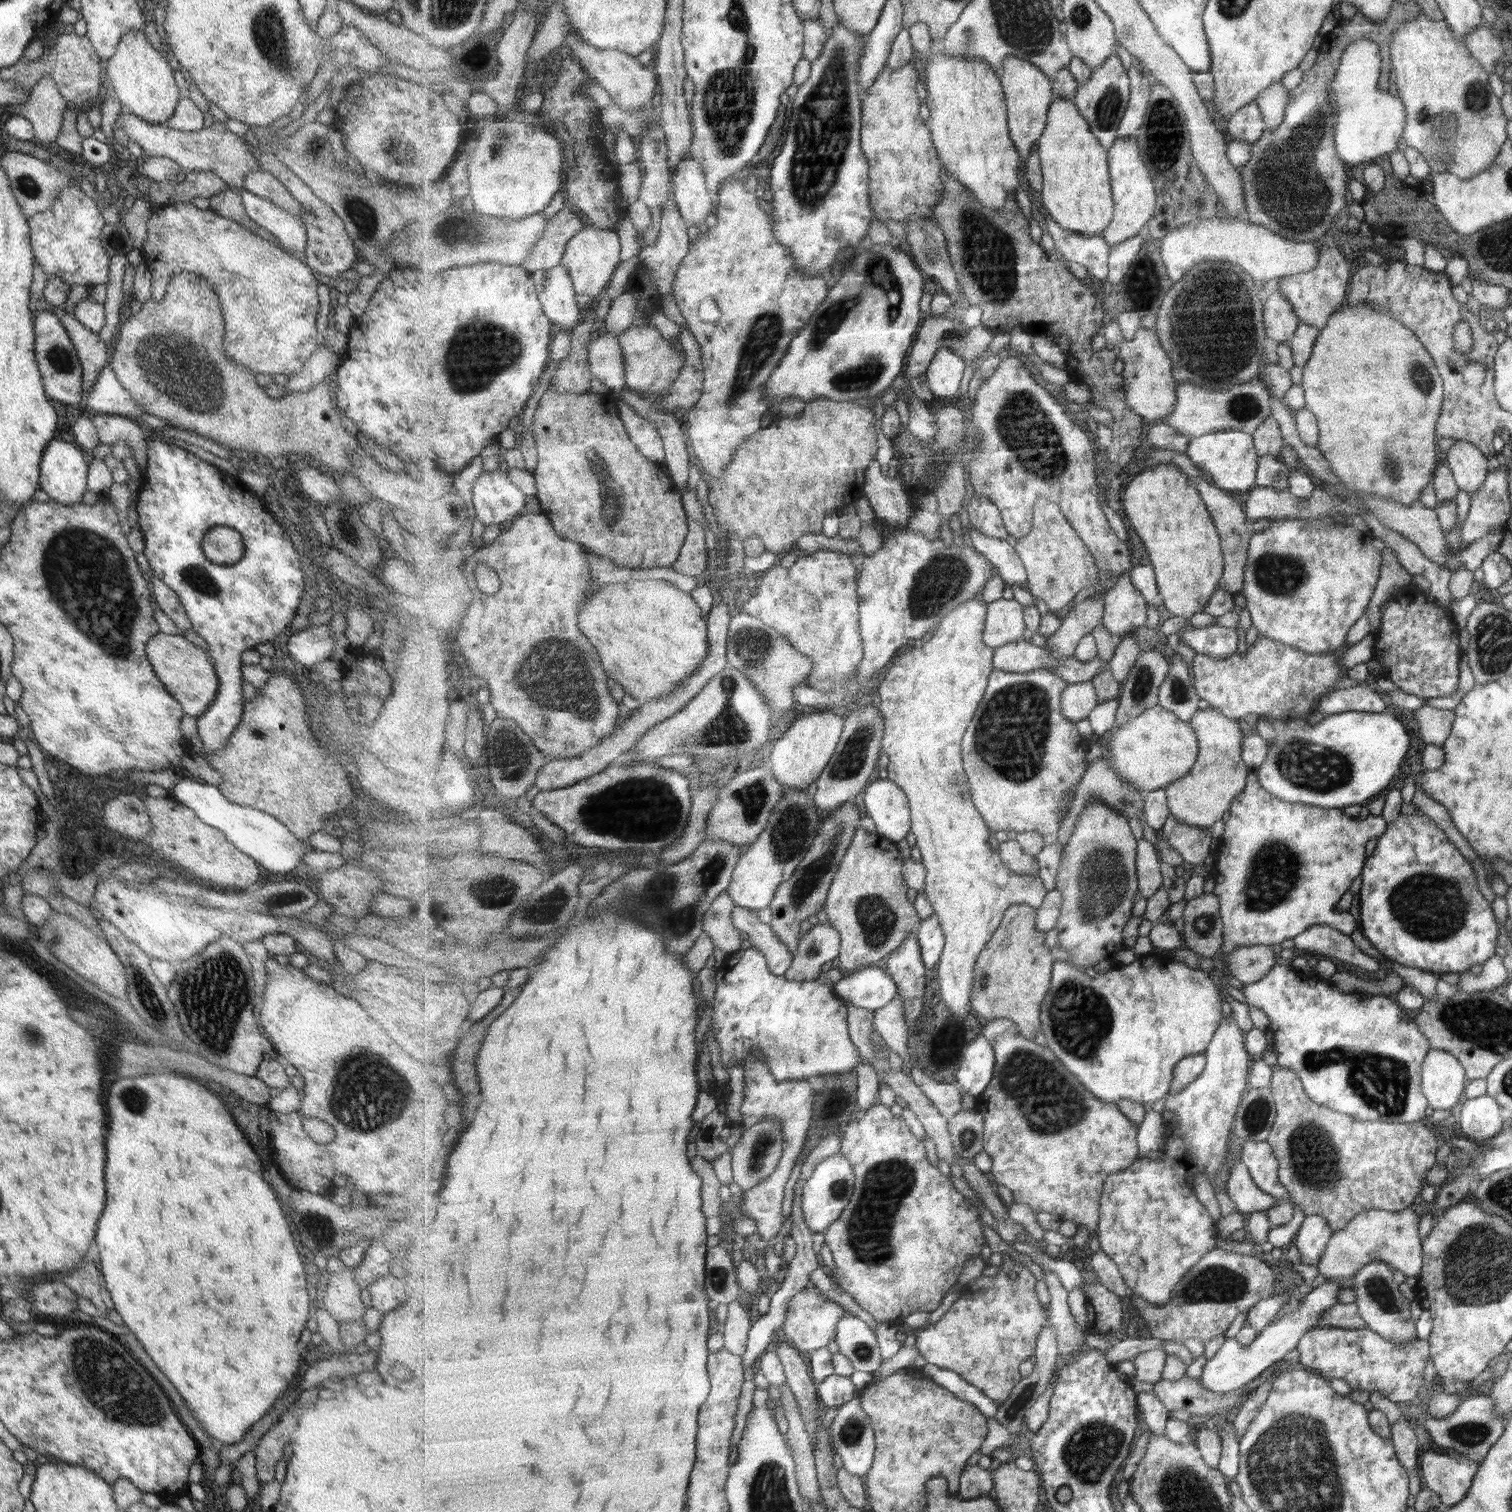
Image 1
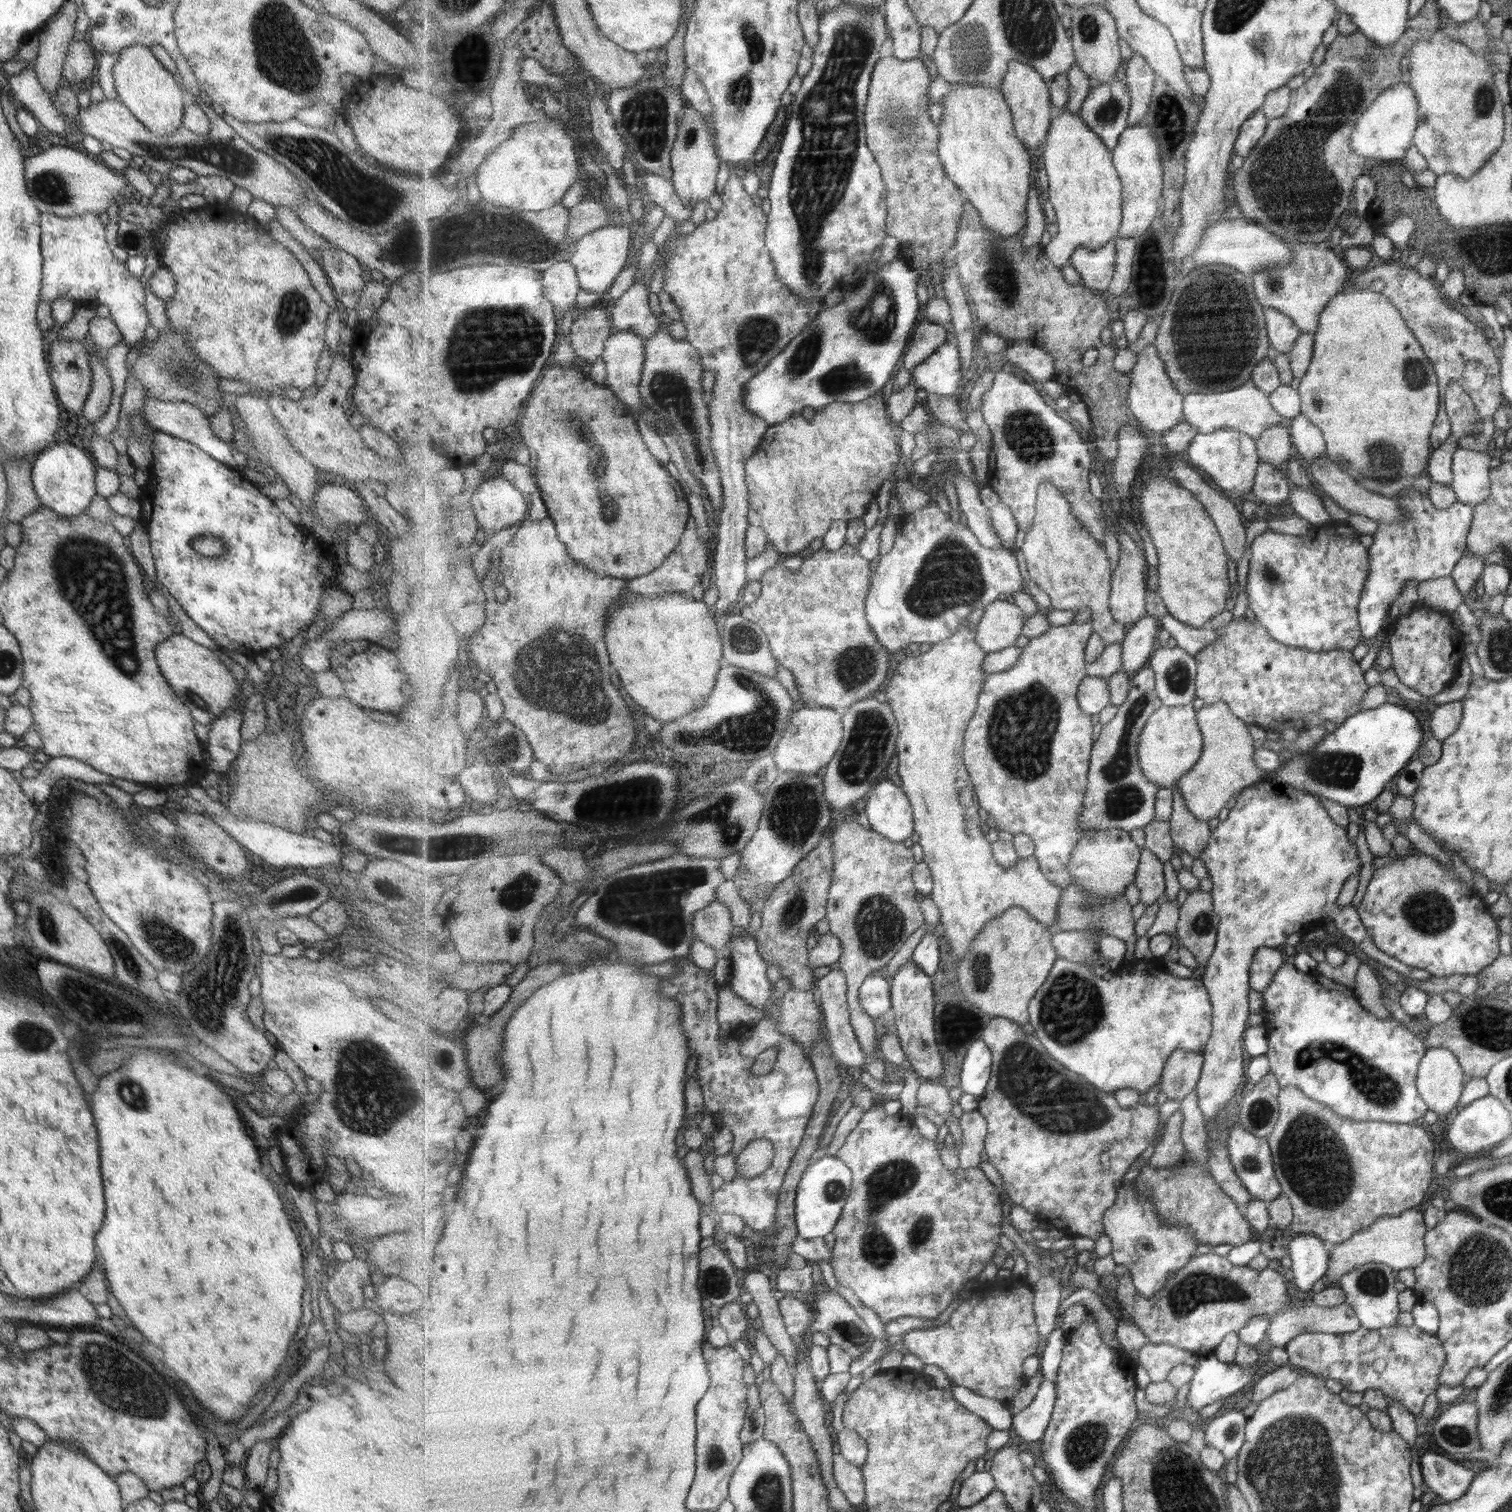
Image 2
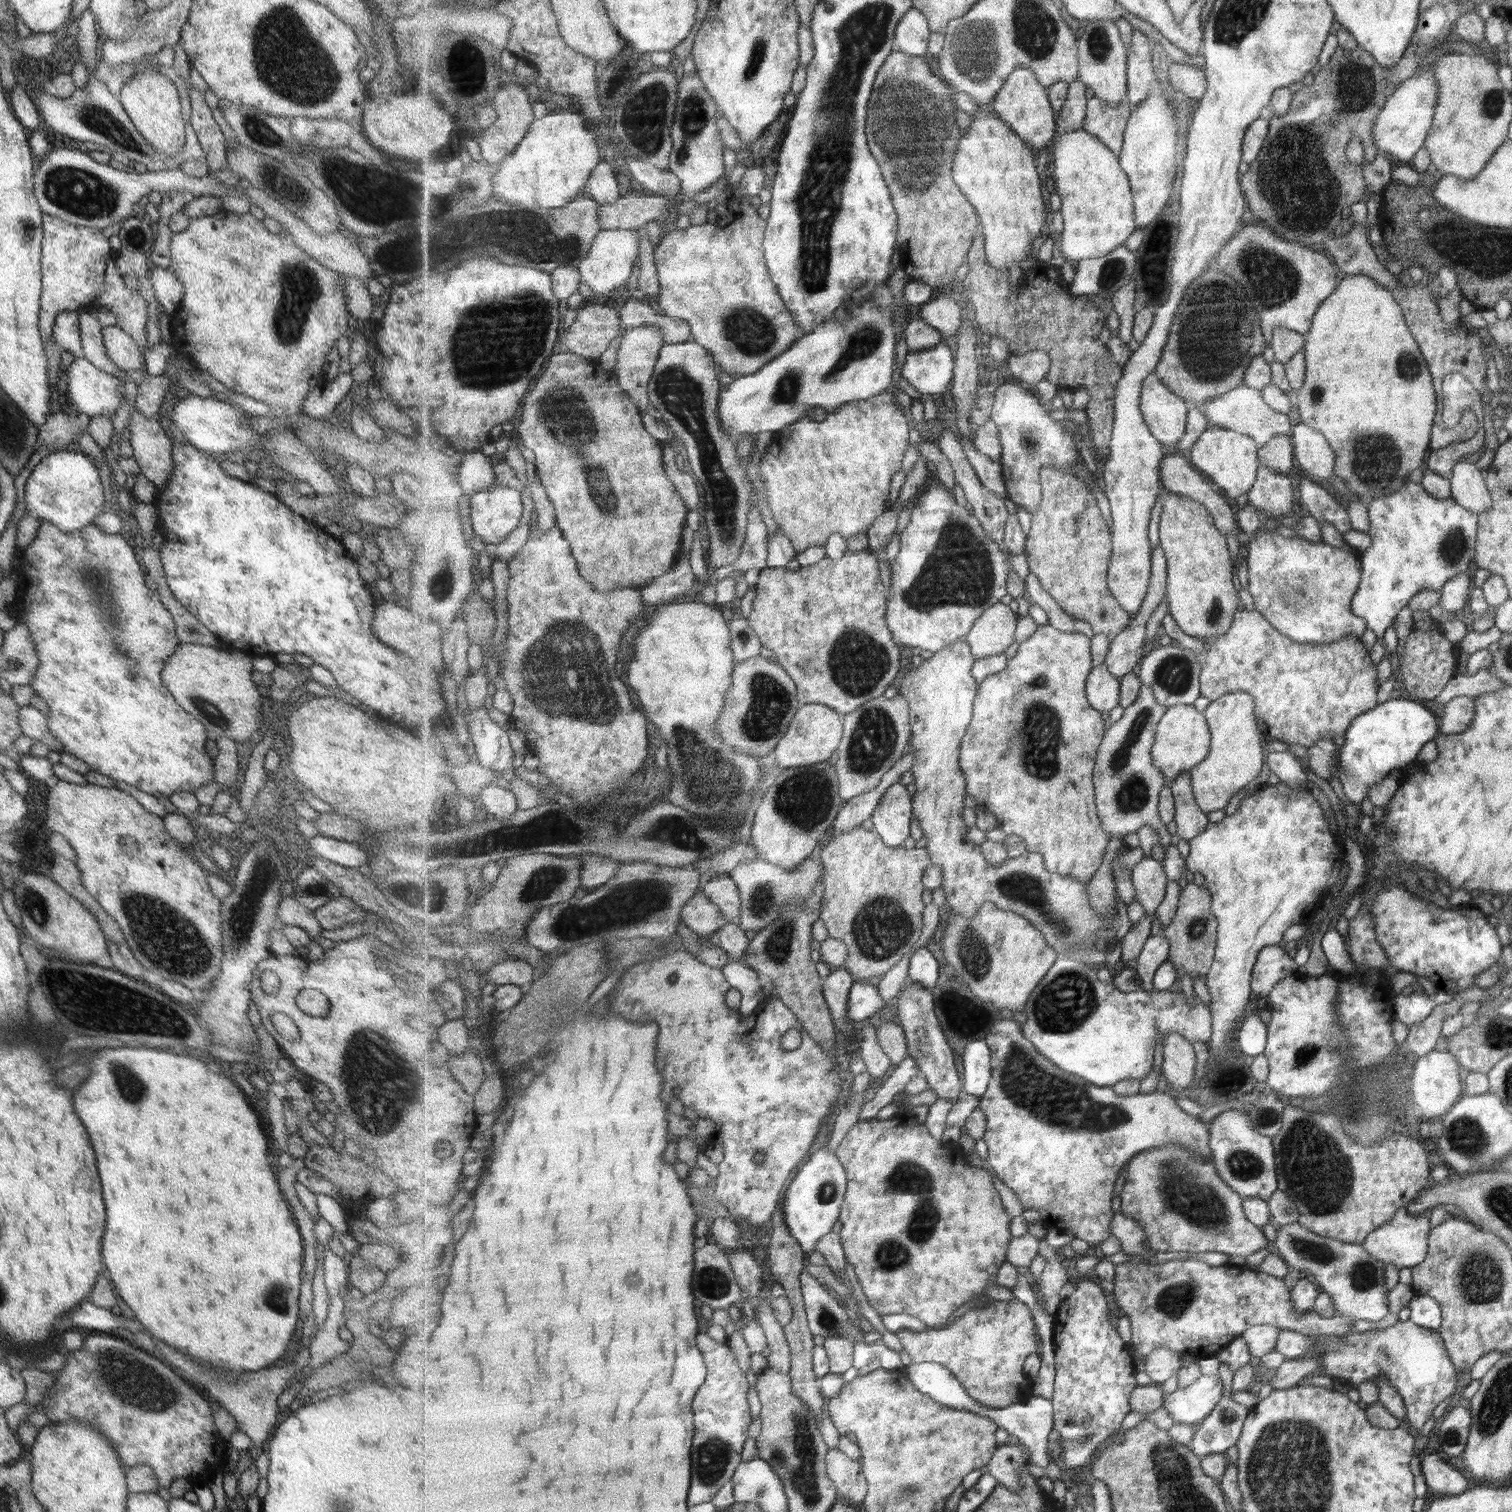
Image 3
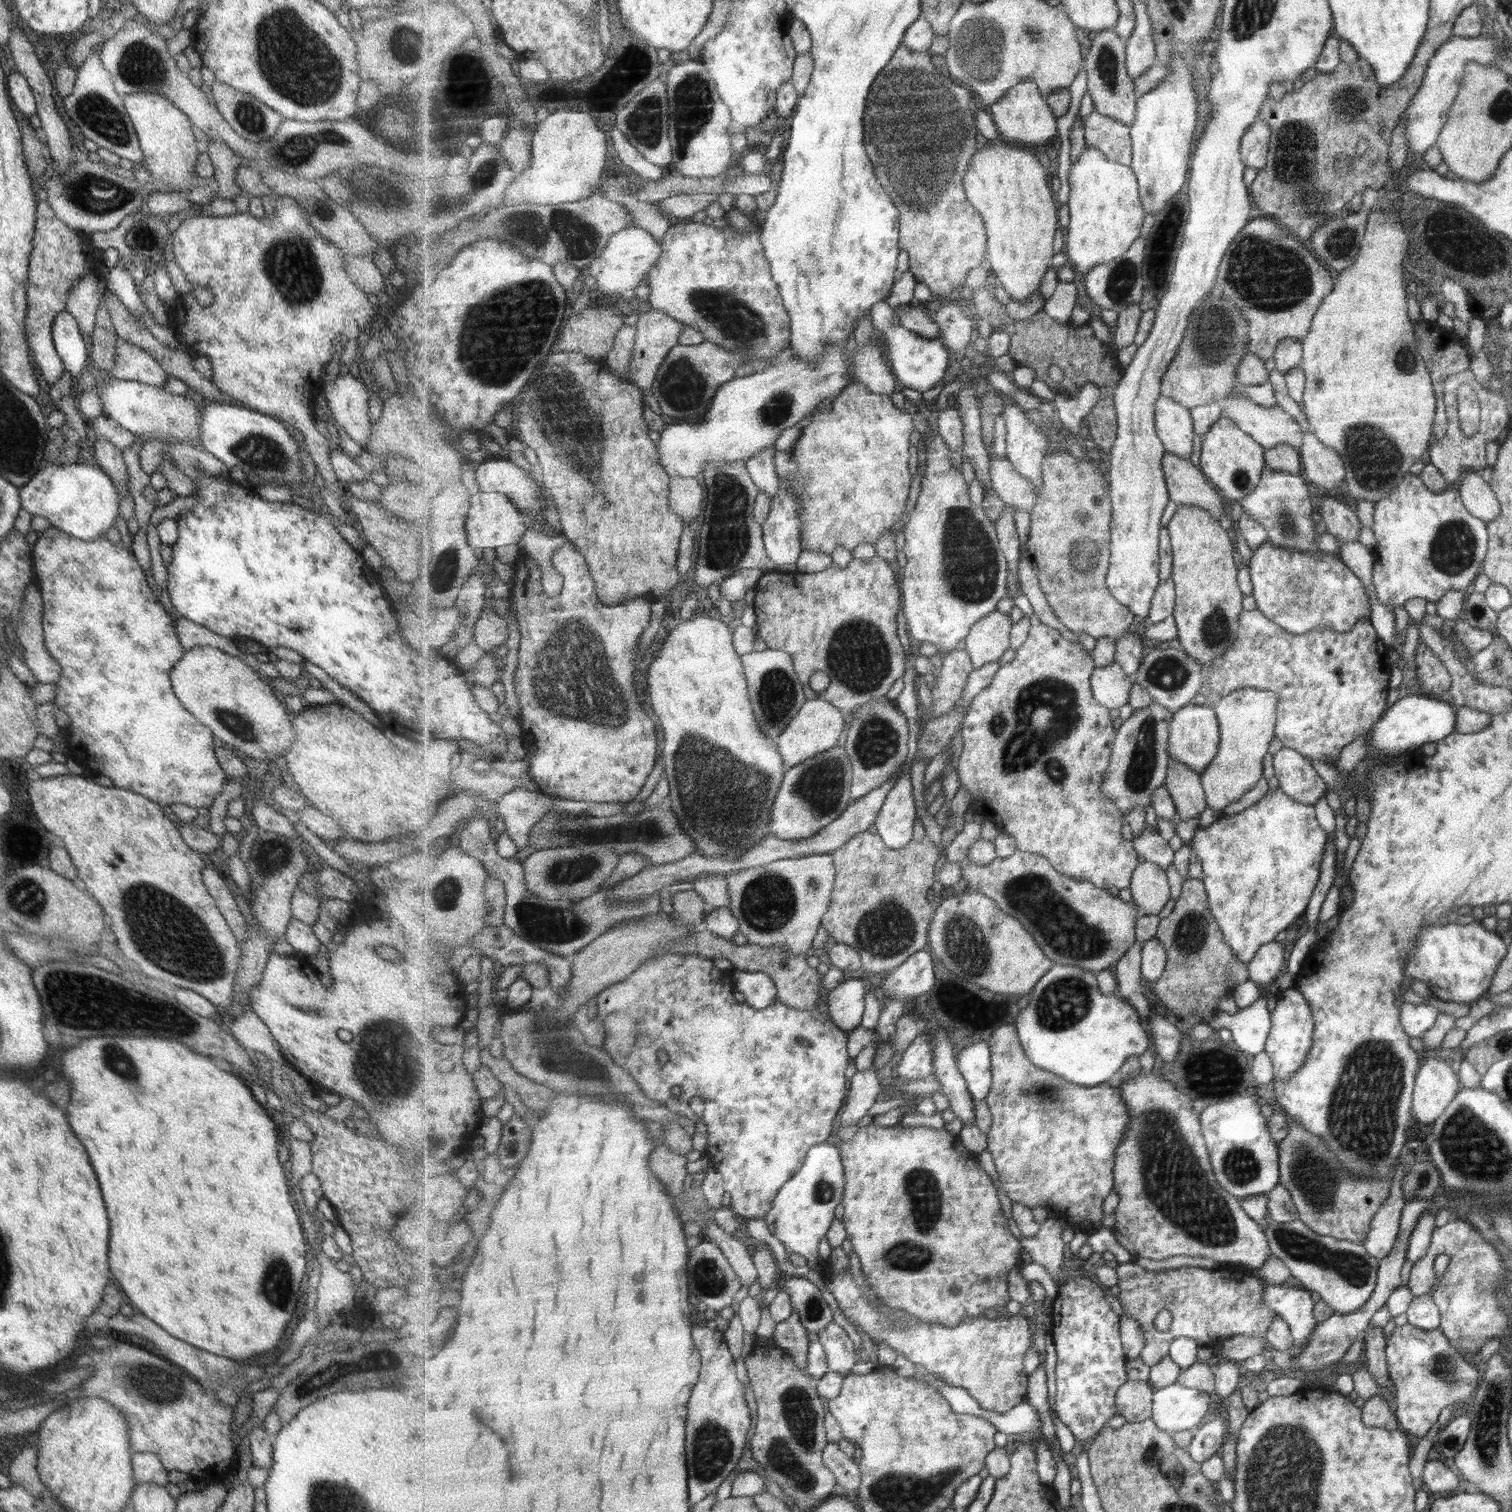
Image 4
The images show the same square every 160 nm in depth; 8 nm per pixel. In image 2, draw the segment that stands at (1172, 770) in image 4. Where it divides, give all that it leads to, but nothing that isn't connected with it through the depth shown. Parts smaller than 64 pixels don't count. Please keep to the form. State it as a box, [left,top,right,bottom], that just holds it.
[1170,787,1212,859]

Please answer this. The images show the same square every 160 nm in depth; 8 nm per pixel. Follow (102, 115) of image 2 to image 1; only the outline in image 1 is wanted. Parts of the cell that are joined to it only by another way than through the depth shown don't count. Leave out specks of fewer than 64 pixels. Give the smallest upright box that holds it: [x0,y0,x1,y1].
[114,113,260,191]

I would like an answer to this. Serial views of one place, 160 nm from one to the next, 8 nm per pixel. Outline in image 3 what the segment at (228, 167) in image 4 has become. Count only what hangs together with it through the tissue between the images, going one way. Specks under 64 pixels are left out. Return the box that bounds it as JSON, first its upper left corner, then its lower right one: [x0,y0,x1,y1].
[188,84,226,172]

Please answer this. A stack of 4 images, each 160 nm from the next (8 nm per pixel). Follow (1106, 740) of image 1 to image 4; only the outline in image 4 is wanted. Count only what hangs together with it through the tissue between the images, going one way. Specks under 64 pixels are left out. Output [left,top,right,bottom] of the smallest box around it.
[1170,703,1219,775]

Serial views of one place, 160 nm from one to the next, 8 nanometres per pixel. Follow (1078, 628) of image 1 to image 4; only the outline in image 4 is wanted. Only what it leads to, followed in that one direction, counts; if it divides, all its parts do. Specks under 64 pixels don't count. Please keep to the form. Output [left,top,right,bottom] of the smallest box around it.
[955,615,1140,890]

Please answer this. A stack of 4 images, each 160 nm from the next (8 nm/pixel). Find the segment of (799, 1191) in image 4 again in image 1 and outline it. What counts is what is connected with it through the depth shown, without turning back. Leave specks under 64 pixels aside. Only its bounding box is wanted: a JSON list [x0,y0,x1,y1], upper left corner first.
[802,1153,856,1234]

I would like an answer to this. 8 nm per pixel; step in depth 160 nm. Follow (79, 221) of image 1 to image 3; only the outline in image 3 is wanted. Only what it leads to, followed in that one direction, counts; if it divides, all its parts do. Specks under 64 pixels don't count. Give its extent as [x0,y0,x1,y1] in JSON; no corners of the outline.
[38,214,146,353]

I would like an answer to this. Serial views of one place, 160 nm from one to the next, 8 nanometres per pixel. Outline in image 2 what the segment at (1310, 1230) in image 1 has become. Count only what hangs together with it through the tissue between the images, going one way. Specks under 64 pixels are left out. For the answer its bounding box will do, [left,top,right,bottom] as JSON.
[1286,1232,1329,1292]

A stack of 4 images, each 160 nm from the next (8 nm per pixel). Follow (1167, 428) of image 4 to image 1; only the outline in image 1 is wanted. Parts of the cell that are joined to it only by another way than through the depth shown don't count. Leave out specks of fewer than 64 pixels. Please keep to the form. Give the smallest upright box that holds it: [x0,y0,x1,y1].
[1119,327,1179,424]

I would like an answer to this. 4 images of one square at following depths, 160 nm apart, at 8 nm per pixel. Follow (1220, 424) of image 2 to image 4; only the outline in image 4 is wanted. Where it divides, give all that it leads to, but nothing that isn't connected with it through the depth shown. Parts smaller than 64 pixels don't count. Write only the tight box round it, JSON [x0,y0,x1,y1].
[1220,390,1302,451]

